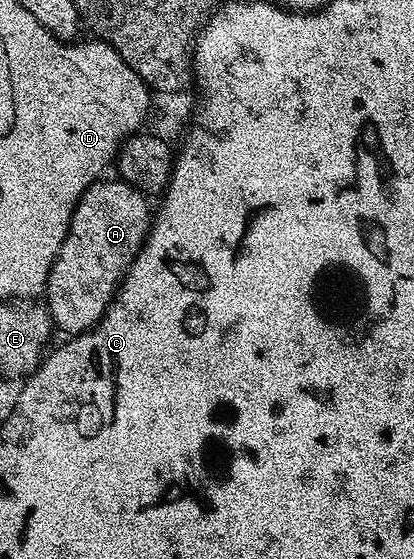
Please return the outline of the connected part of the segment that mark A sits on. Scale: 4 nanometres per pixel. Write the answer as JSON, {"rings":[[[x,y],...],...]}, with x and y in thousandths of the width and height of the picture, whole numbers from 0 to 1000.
{"rings":[[[242,320],[210,336],[200,354],[186,363],[162,424],[118,492],[109,519],[109,544],[123,558],[135,590],[159,599],[188,599],[222,589],[254,564],[254,556],[278,537],[287,512],[307,492],[307,479],[326,467],[326,458],[355,428],[355,415],[370,397],[370,374],[355,369],[357,354],[338,338],[295,320],[258,324]]]}

